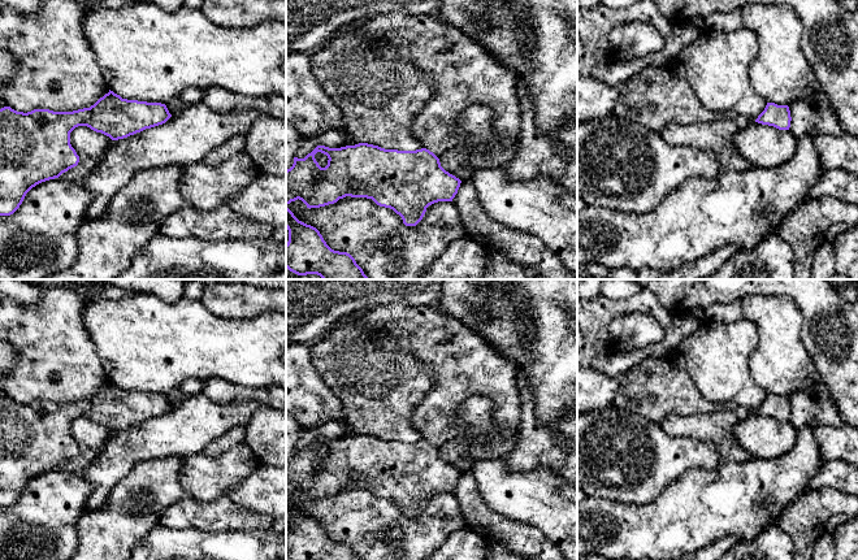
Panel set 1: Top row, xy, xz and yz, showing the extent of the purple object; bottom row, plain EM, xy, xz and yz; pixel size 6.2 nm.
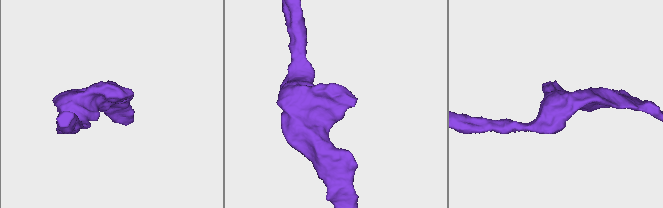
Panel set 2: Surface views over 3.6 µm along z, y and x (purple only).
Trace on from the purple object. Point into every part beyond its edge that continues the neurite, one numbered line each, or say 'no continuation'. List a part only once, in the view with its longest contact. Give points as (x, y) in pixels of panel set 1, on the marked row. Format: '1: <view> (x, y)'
no continuation

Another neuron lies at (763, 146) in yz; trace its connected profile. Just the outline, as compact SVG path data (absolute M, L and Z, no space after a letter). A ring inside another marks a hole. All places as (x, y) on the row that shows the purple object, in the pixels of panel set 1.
M750 121L745 129L738 129L733 143L753 168L775 168L794 156L798 138L790 130Z

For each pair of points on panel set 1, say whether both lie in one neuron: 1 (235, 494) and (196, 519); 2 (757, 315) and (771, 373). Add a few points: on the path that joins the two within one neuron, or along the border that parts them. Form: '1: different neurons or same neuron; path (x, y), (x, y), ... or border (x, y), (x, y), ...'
1: different neurons; border (225, 494), (235, 503), (256, 512)
2: same neuron; path (771, 329), (771, 359)

